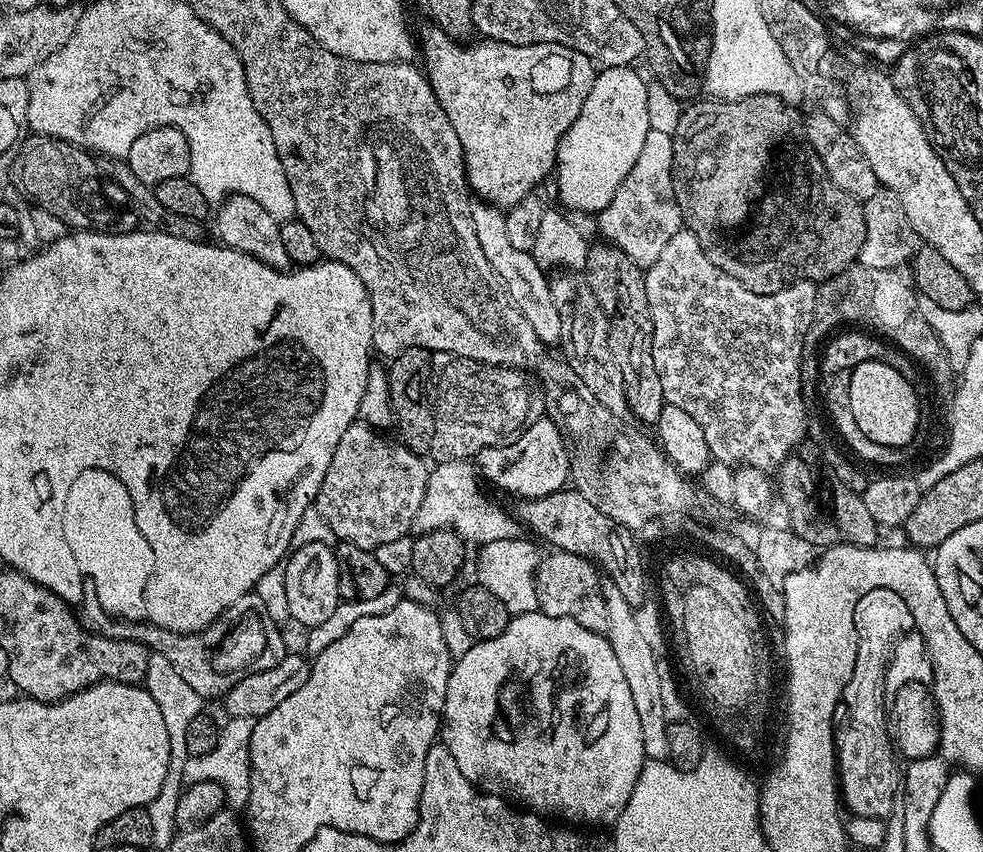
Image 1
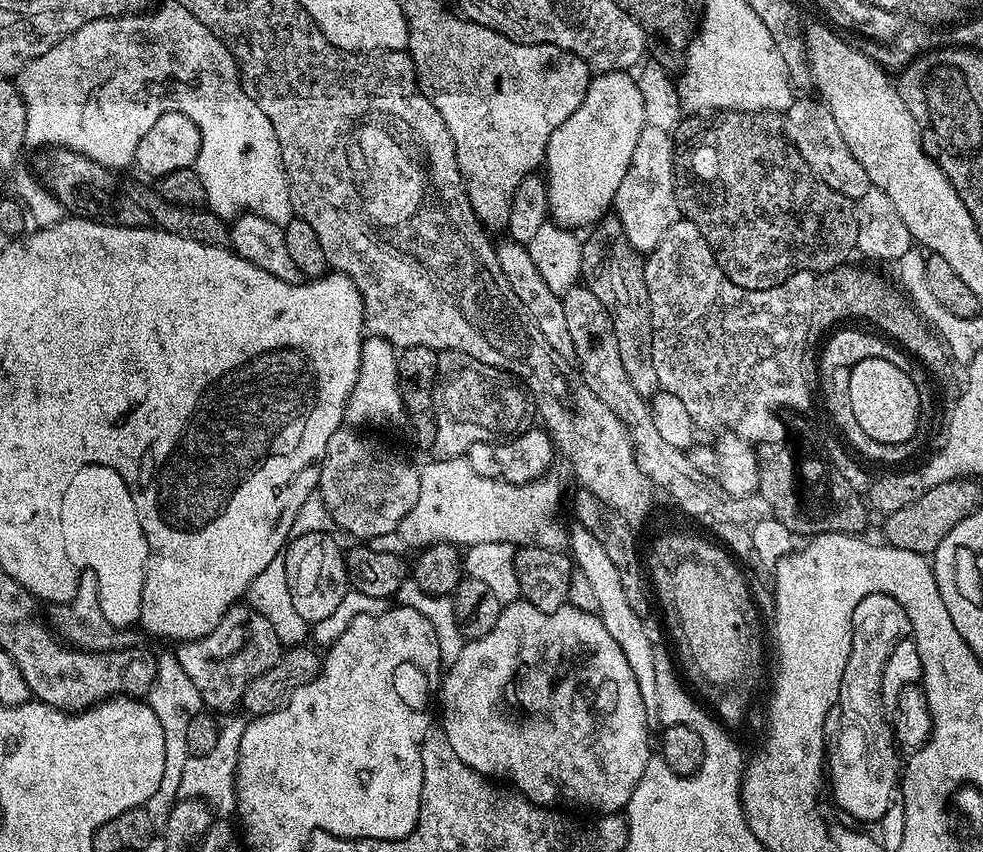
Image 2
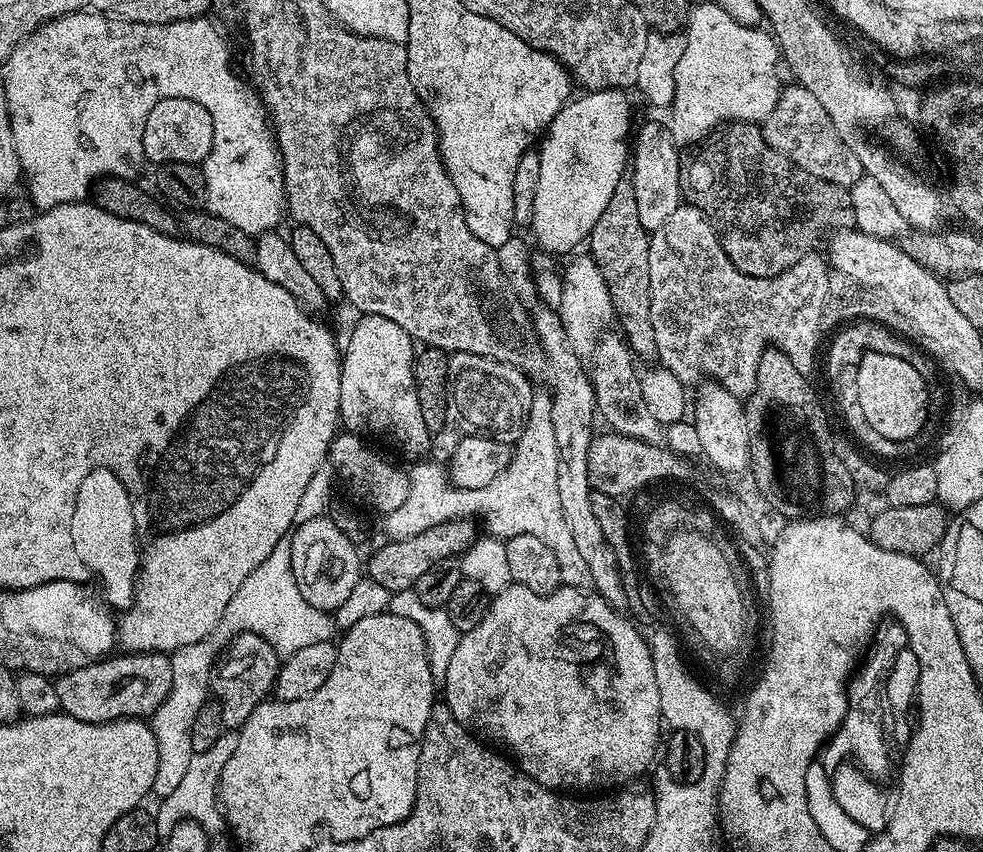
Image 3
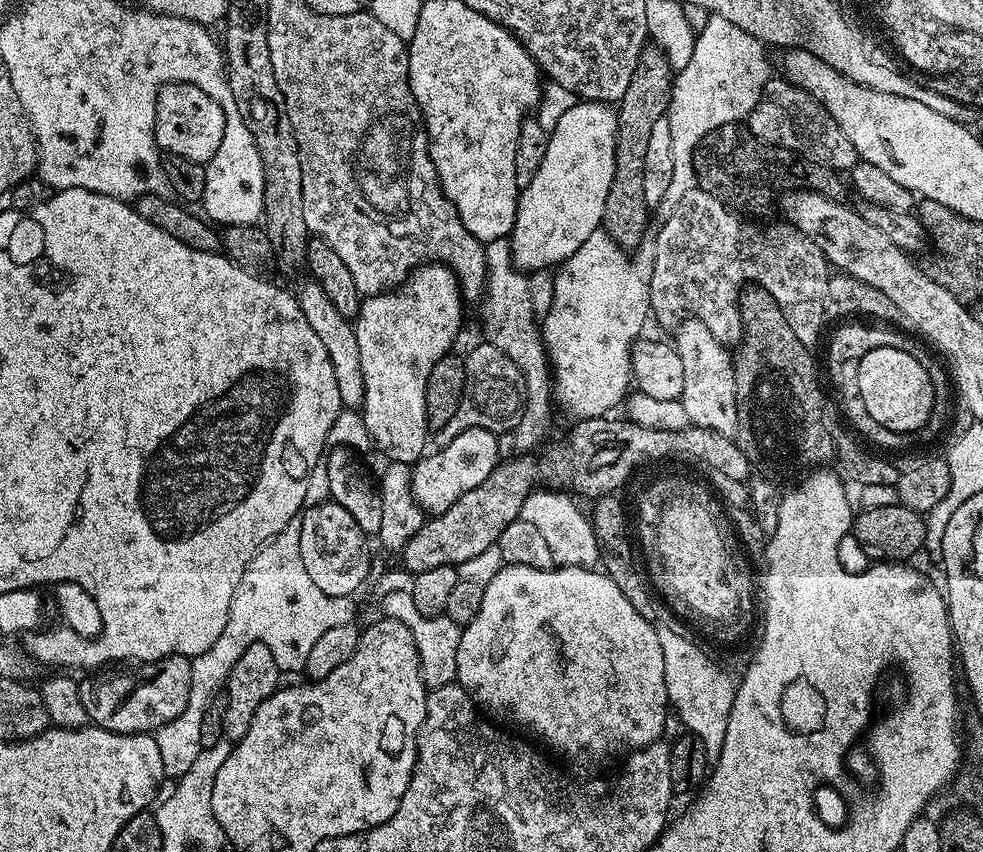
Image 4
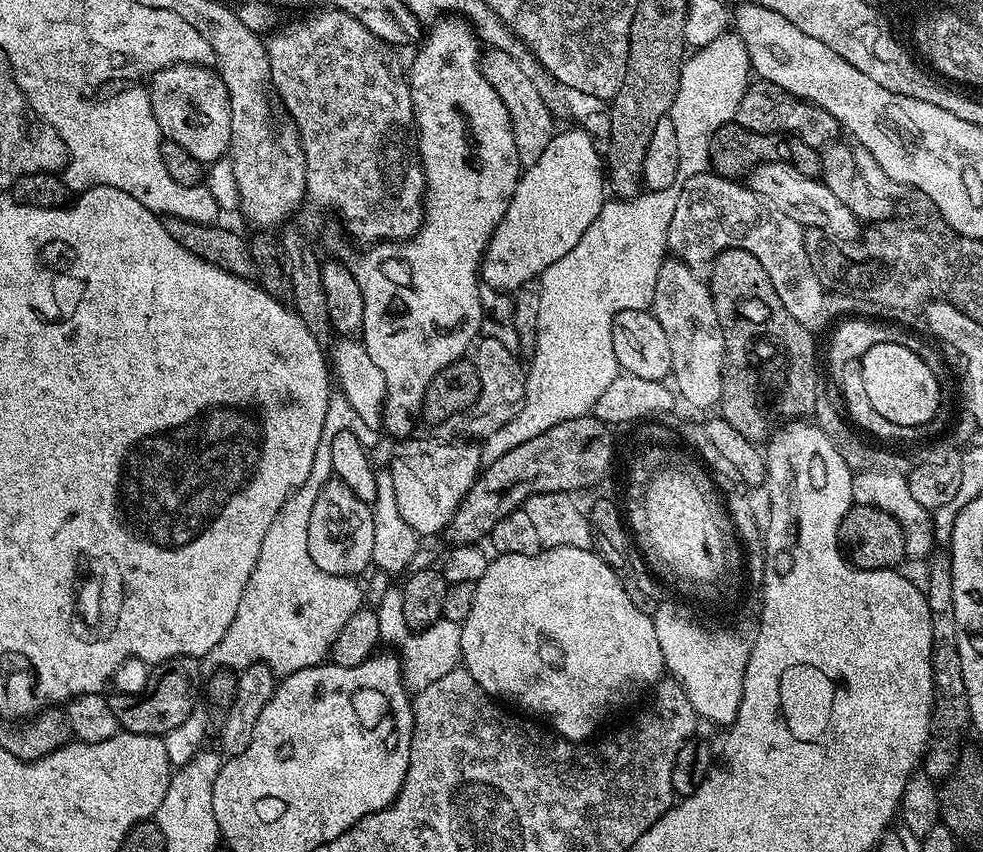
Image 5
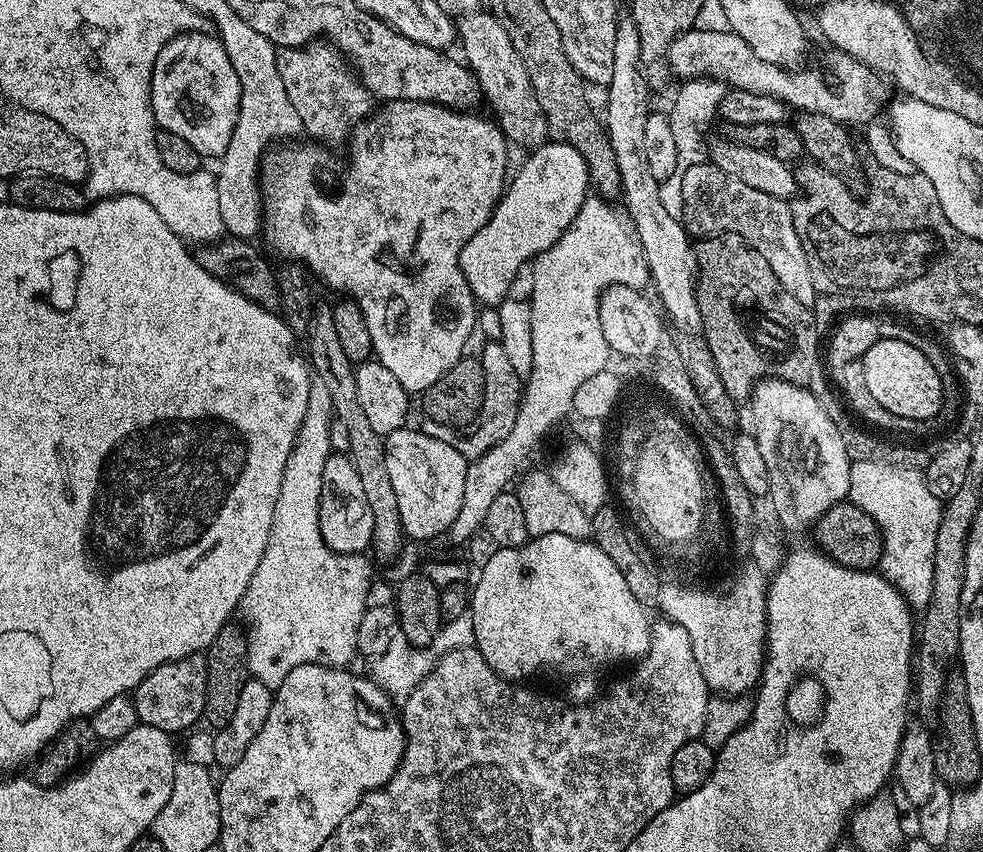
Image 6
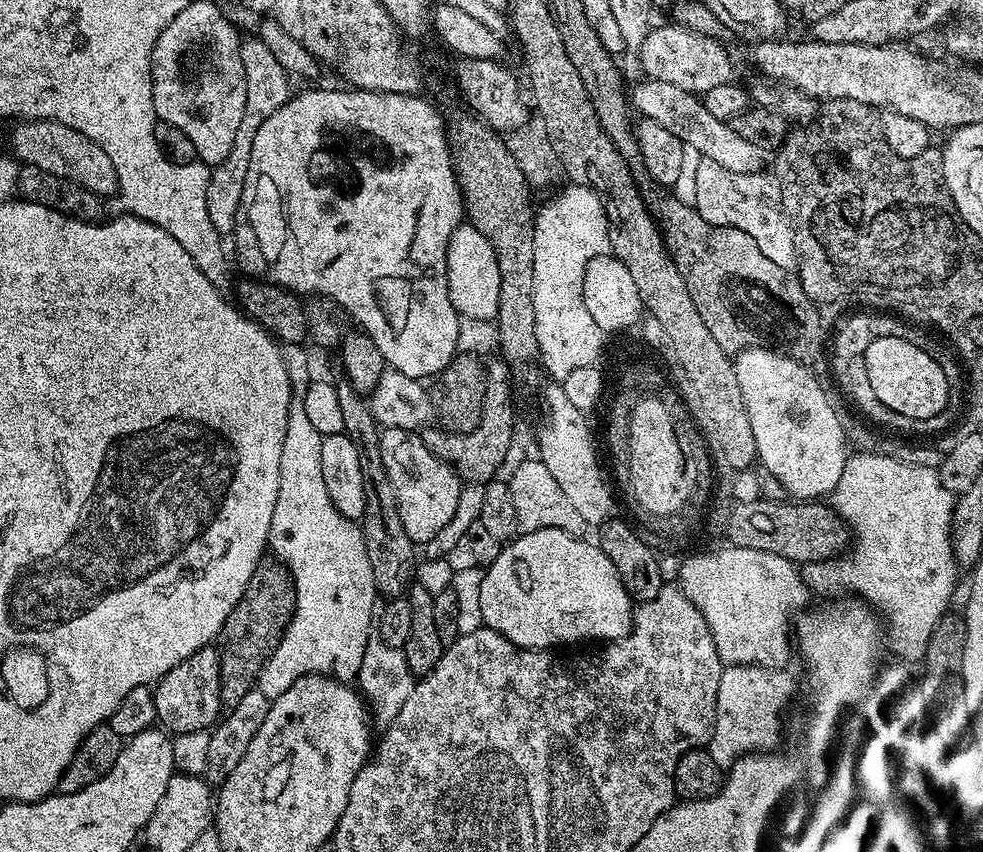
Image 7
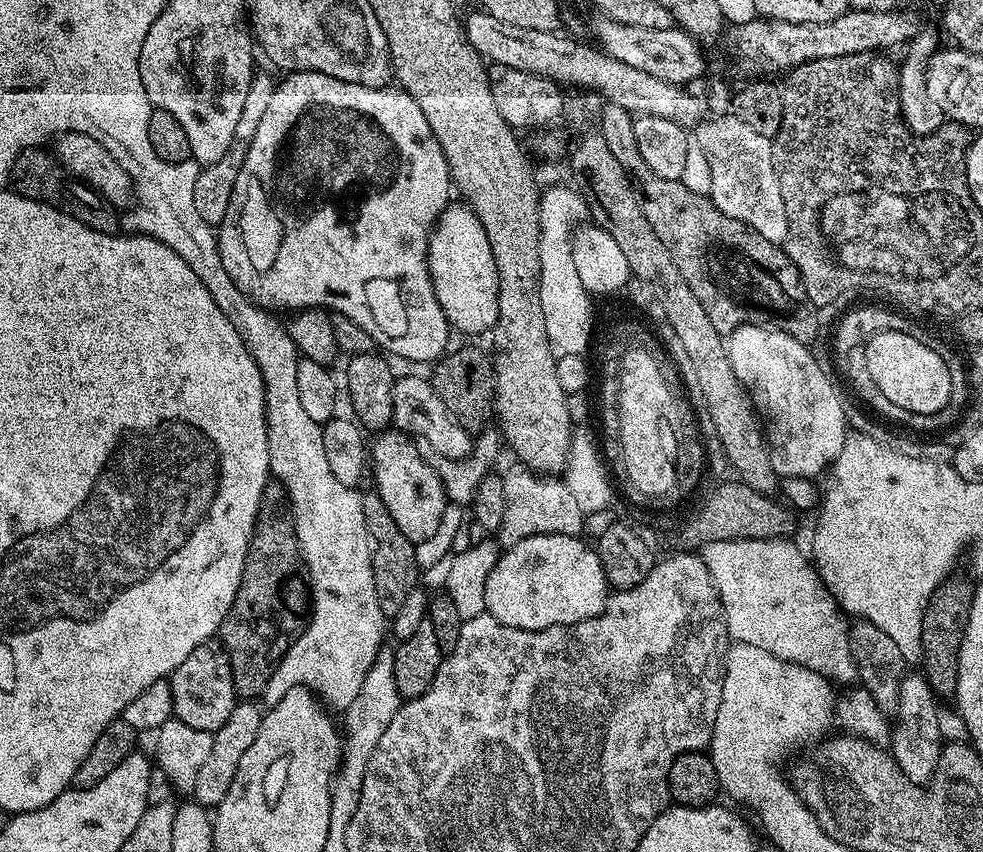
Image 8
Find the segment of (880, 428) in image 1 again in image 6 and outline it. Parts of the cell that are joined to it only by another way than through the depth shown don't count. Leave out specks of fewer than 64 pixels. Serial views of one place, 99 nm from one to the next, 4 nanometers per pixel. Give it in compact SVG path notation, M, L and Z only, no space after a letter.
M883 339L865 352L862 375L870 395L883 409L906 419L934 419L943 402L943 384L938 371L922 351L909 342Z

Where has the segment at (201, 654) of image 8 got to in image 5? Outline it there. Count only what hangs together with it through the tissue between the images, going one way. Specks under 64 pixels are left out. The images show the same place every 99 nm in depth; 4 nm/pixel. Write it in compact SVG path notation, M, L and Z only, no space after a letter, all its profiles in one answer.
M175 656L155 665L148 676L141 692L133 696L111 697L114 718L118 718L121 729L134 734L146 734L163 738L167 732L182 726L186 718L197 711L196 699L202 696L201 661L194 656Z

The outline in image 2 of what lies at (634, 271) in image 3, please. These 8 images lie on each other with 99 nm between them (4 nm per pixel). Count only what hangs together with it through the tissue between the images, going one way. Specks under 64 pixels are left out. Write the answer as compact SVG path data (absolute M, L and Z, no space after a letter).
M609 214L603 220L596 221L588 234L588 237L583 237L581 243L580 275L583 283L594 294L598 294L598 302L606 306L614 322L618 354L622 358L622 367L626 369L626 374L630 374L634 390L638 390L638 394L645 398L651 398L661 391L661 387L658 374L654 370L652 315L650 294L646 290L645 257L630 242L626 230L622 228L622 222L615 214Z

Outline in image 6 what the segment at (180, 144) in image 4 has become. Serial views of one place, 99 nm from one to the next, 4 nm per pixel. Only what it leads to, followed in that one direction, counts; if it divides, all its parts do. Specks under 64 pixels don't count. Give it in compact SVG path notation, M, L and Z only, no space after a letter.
M193 30L185 32L182 36L175 36L170 42L166 42L166 46L162 46L162 50L154 62L154 70L152 71L152 114L155 123L163 131L170 134L178 134L178 138L183 138L185 142L190 142L190 146L194 146L194 150L202 158L208 158L208 156L219 158L226 154L226 146L230 146L230 138L234 138L234 126L238 122L241 94L242 86L238 82L238 74L234 70L234 66L230 66L230 58L226 58L226 50L222 46L219 36L215 34L207 36L204 30Z

